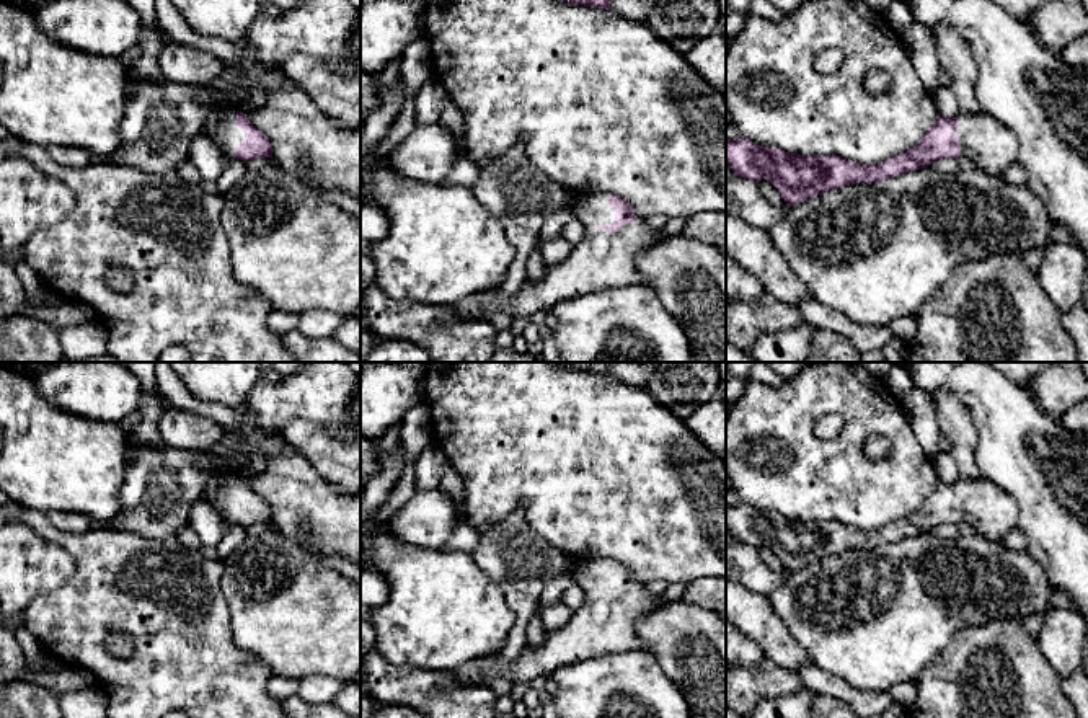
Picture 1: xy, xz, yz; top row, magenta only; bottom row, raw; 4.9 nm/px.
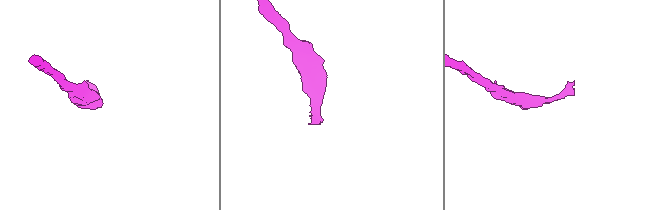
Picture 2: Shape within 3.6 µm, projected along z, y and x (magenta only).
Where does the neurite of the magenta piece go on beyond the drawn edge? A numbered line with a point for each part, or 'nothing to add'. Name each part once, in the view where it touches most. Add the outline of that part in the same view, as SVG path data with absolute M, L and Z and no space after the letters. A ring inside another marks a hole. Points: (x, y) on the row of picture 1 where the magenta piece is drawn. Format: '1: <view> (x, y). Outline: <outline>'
1: xz (602, 260). Outline: M607 193L577 194L573 211L584 224L586 235L564 261L546 266L538 282L529 281L511 297L480 292L462 299L450 305L455 317L489 320L493 312L504 310L514 318L527 318L548 312L563 299L615 286L648 286L648 279L638 271L638 258L667 235L649 227L643 217L636 217L633 225L623 225L618 232L607 232L604 227L615 224L615 209L608 204Z

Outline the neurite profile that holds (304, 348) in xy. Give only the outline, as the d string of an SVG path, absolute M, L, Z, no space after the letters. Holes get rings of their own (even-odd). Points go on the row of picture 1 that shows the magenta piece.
M297 328L282 336L295 362L360 362L360 357L333 338L310 338Z

